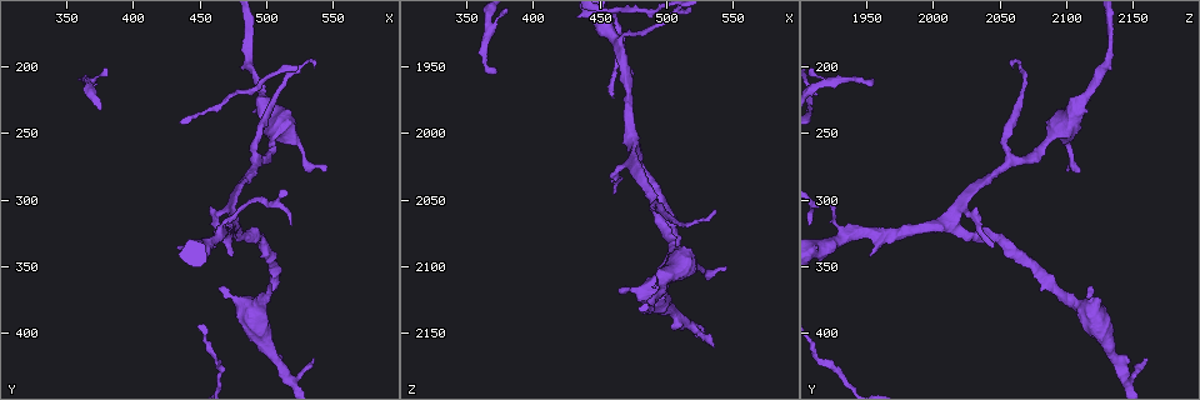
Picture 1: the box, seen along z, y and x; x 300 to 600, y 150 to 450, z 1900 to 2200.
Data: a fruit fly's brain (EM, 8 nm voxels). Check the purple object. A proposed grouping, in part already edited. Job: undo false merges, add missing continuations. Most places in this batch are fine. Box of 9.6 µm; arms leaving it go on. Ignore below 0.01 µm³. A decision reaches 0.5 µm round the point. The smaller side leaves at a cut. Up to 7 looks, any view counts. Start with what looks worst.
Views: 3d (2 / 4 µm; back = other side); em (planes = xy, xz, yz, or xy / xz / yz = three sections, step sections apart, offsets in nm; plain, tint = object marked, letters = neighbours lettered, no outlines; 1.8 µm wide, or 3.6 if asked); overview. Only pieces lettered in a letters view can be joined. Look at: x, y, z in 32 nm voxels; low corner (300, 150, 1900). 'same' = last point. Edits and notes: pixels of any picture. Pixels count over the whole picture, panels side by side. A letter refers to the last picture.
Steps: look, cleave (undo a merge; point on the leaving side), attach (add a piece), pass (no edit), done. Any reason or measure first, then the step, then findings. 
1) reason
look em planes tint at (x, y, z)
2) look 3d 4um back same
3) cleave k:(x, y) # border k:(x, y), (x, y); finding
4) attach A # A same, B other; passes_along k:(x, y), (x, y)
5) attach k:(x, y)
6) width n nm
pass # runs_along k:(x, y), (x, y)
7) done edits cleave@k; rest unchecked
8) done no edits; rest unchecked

branch stops here
look 3d 2um at (372, 212, 1952)

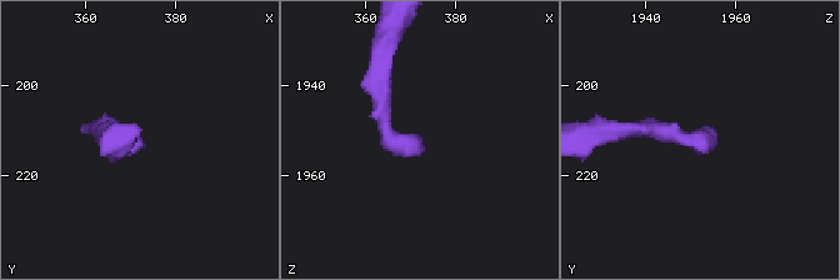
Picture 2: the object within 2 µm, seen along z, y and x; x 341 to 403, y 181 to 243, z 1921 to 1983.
look em xz step 16 tint at (373, 214, 1952)

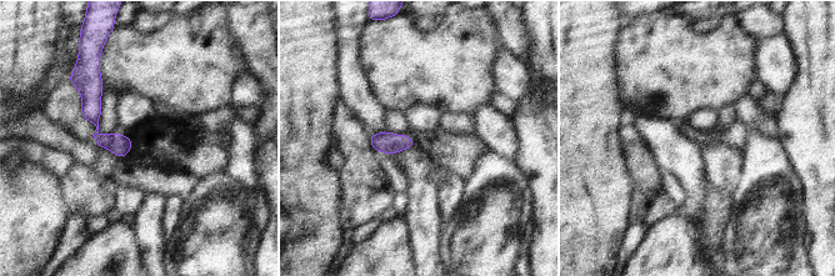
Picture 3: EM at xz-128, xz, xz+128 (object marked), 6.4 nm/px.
cut it another way
look em planes letters same

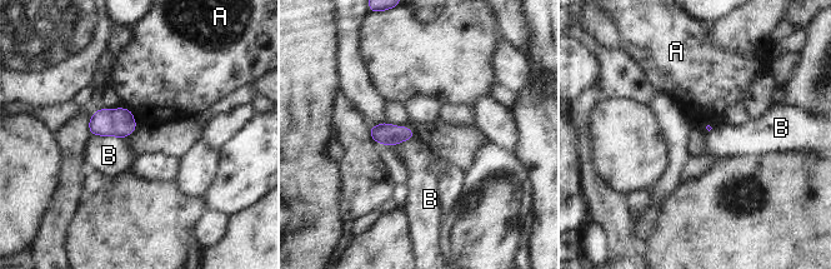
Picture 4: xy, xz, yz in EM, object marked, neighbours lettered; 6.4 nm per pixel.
pass # A other, B other; border 4:(90, 133), (121, 137), (124, 139); none of them fits

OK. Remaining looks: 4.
four or more arms meet
look 3d 4um at (478, 322, 2018)

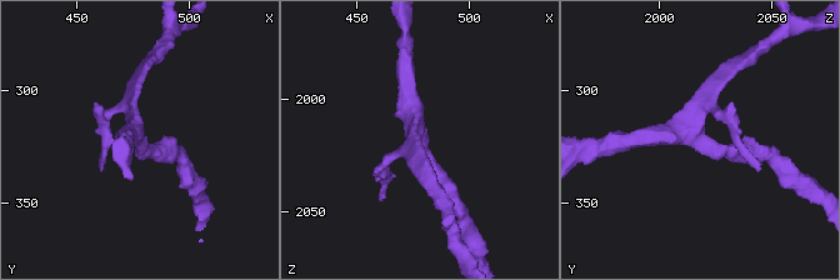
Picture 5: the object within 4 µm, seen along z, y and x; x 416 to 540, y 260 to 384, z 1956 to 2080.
look em yz step 16 tint at (479, 321, 2017)

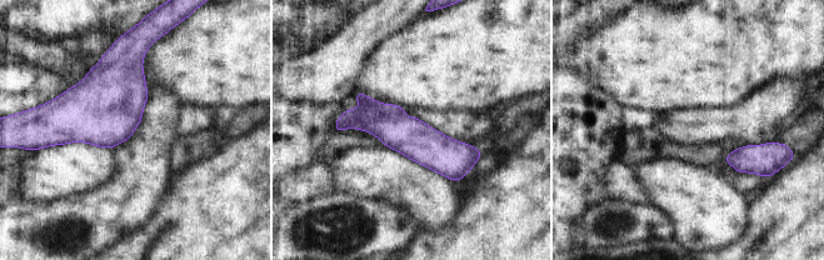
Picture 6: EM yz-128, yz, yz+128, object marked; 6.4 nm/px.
look em planes letters same

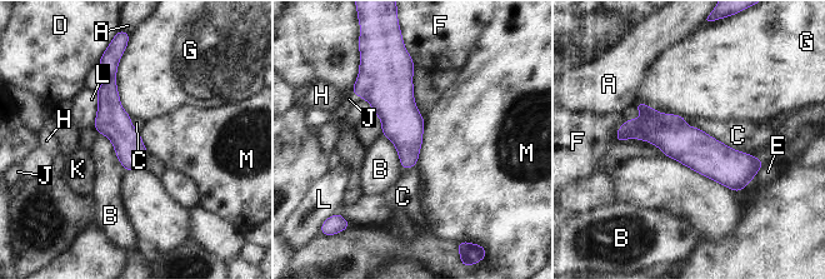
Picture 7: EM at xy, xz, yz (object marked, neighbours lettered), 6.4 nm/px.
attach J # A other, B other, C other, D other, E other, F other, G other, H other, J same, K other, L other, M other; passes_along 7:(385, 78), (356, 94), (339, 114); the neuron continues

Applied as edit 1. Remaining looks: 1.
look em 3.6um planes letters at (474, 342, 1954)

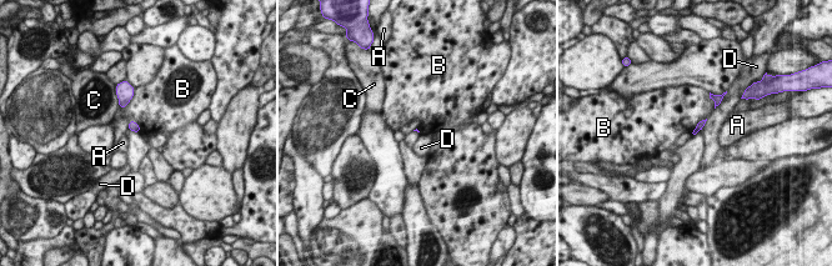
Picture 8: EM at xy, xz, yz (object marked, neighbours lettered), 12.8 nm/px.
pass # A other, B other, C other, D other; border 8:(707, 119), (698, 130); no lettered piece goes on from it

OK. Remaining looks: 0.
done edits attach@7; rest unchecked

